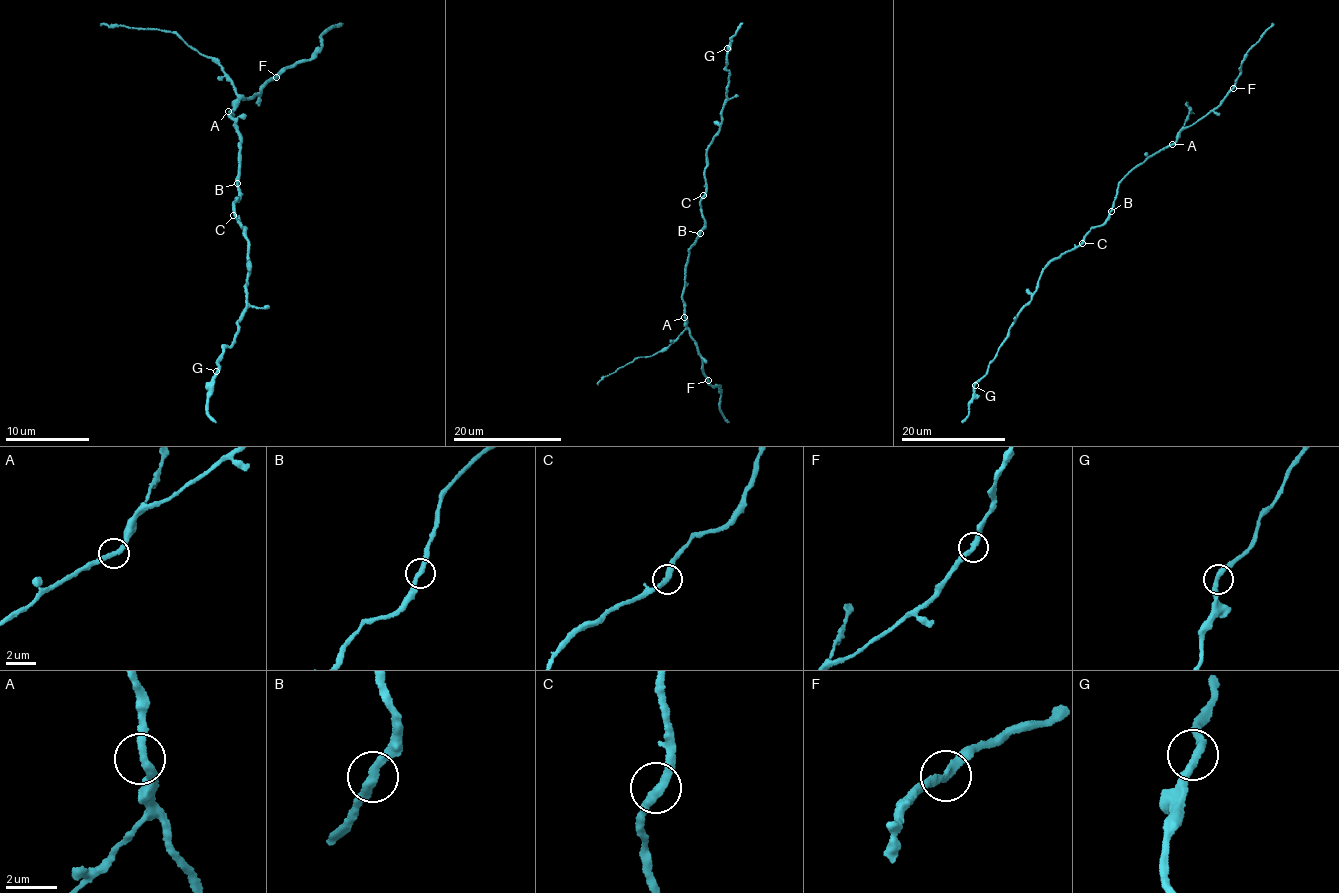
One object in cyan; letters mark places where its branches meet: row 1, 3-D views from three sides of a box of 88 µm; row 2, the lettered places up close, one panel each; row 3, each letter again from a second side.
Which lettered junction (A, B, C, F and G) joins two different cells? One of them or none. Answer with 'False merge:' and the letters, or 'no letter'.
False merge: F

